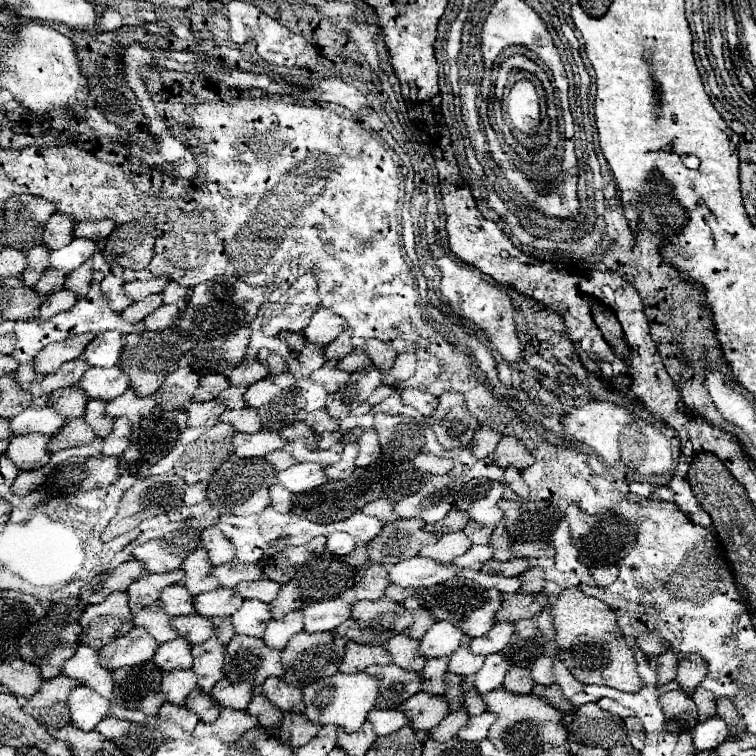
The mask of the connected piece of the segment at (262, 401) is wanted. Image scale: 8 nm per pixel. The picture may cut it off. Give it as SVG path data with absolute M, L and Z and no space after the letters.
M282 372L278 376L268 376L246 390L246 404L256 408L264 428L278 432L284 424L290 424L288 418L292 420L292 384L292 374Z

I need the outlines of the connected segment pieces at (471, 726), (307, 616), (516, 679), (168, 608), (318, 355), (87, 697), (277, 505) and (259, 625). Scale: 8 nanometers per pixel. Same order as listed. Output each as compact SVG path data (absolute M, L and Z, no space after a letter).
M484 712L480 716L470 716L468 722L466 722L466 726L460 728L458 738L466 740L466 742L480 742L480 740L486 738L488 728L492 726L494 720L496 720L496 716L490 714L490 712Z
M322 600L304 608L304 632L330 632L350 616L350 604L340 600Z
M512 666L504 678L504 684L502 684L508 692L516 692L516 694L530 694L532 692L532 676L526 668L518 668L518 666Z
M174 584L162 590L160 594L160 604L164 608L164 612L168 612L170 616L186 616L192 614L194 598L188 594L188 590L182 584Z
M306 344L304 350L298 354L298 362L300 362L300 370L302 370L302 376L310 376L314 370L322 368L326 358L324 358L324 350L322 348L316 348L314 344Z
M78 686L68 696L68 710L72 726L80 730L94 730L94 726L108 716L108 700L90 688Z
M274 484L274 486L270 488L270 508L274 508L276 512L288 512L288 510L290 510L290 508L288 508L290 496L292 496L292 494L290 494L284 486Z
M244 600L240 610L230 616L230 622L234 626L236 634L244 636L262 636L264 628L270 620L270 604L264 604L260 600Z

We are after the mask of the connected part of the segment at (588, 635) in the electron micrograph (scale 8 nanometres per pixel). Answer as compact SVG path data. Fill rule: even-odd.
M566 588L552 604L550 620L556 632L556 654L564 664L568 664L568 670L572 670L578 682L606 684L622 692L638 692L642 688L642 680L636 674L634 650L626 644L608 604L598 598L586 596L576 588Z

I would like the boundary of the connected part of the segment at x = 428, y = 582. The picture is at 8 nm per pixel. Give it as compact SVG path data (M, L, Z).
M416 556L390 566L388 580L390 584L402 586L402 588L428 588L454 578L456 572L458 568L454 564L438 564L430 558Z

